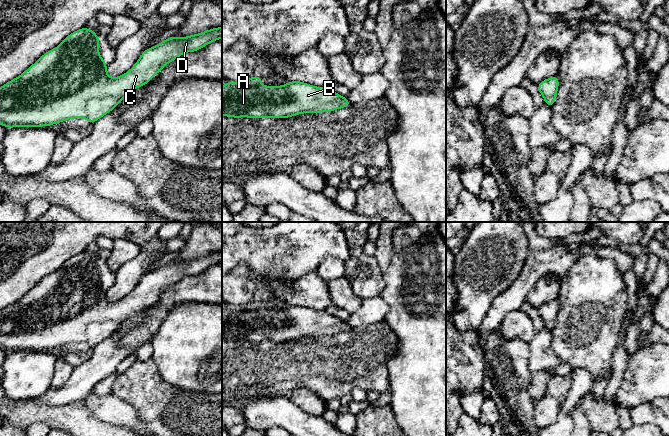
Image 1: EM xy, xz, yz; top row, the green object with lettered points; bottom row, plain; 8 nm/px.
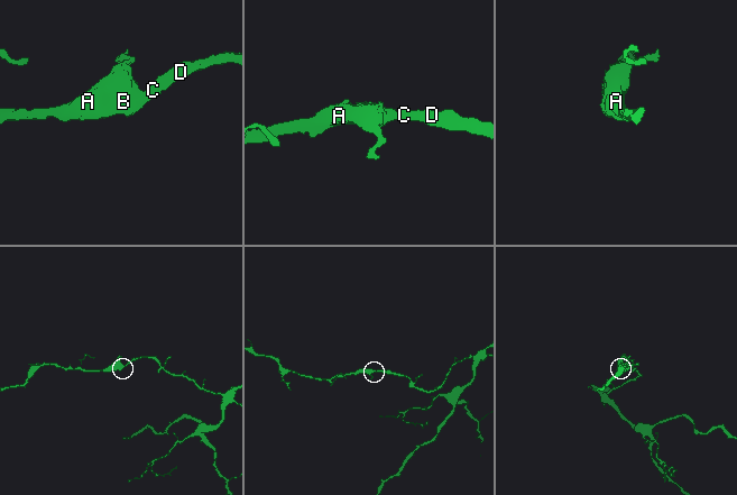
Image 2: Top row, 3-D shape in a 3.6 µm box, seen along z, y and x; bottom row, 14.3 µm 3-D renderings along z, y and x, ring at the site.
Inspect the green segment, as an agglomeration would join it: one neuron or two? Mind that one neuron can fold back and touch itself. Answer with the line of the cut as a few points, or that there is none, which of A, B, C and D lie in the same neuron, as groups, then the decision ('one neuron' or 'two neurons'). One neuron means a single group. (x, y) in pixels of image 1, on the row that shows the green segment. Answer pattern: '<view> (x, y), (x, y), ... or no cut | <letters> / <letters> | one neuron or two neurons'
no cut | A B C D | one neuron

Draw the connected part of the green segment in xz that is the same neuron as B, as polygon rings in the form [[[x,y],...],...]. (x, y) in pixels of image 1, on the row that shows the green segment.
[[[261,77],[241,82],[228,82],[222,86],[222,116],[233,118],[289,118],[302,113],[331,112],[352,103],[333,89],[320,88],[301,81],[292,81],[284,86],[262,86]]]

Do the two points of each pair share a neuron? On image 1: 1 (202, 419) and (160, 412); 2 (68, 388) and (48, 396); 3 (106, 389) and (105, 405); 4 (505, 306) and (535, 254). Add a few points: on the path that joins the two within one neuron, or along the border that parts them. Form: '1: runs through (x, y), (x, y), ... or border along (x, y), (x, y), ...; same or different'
1: runs through (192, 418), (178, 417), (170, 413); same
2: runs through (63, 393), (60, 396), (53, 396); same
3: border along (92, 391), (98, 395), (111, 394); different
4: runs through (517, 293), (535, 267); same

